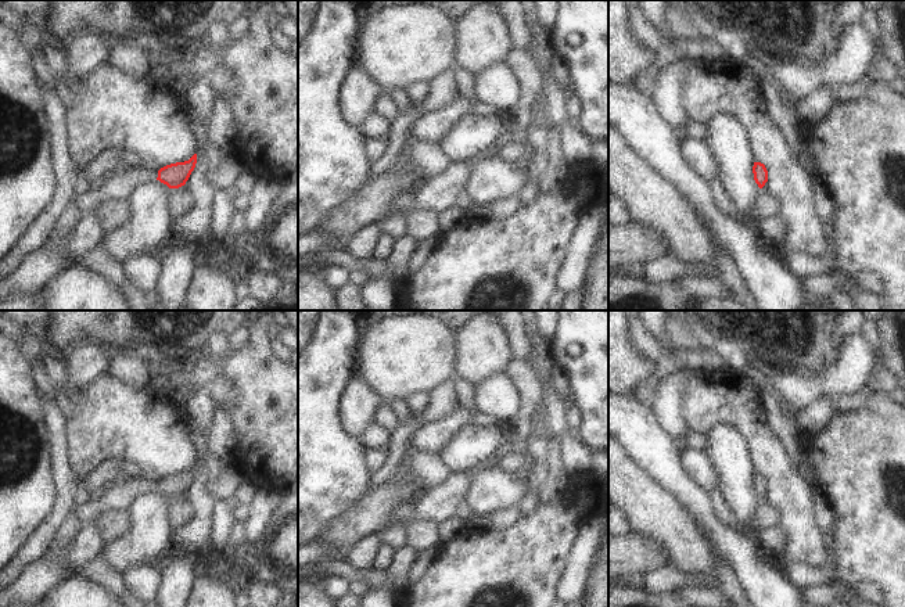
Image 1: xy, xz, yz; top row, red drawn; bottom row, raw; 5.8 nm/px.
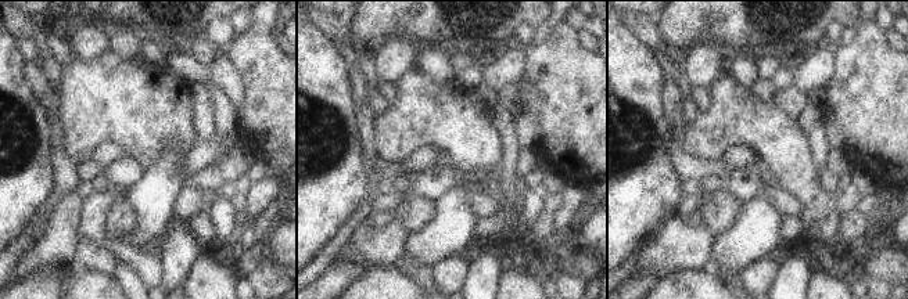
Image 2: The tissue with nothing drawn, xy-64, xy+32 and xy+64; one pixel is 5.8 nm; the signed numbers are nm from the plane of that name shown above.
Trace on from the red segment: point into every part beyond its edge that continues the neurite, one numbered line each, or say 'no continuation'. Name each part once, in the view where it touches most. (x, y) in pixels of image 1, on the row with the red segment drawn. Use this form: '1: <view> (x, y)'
1: xy (119, 187)

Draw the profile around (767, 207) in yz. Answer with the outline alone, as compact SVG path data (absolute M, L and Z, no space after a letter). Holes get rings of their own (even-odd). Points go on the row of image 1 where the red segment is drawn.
M759 188L755 200L755 215L761 219L771 219L777 215L779 208L780 201L764 188Z

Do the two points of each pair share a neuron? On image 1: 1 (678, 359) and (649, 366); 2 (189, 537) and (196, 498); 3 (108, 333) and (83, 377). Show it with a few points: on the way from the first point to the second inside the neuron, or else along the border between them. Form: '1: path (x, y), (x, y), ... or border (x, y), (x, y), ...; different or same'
1: border (657, 365), (654, 370); different
2: path (198, 527), (200, 507); same
3: border (100, 344), (81, 340), (68, 351); different

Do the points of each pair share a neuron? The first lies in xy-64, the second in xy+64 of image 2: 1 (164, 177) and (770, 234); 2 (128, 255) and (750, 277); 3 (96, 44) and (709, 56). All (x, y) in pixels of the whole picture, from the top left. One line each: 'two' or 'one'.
1: one
2: one
3: one

